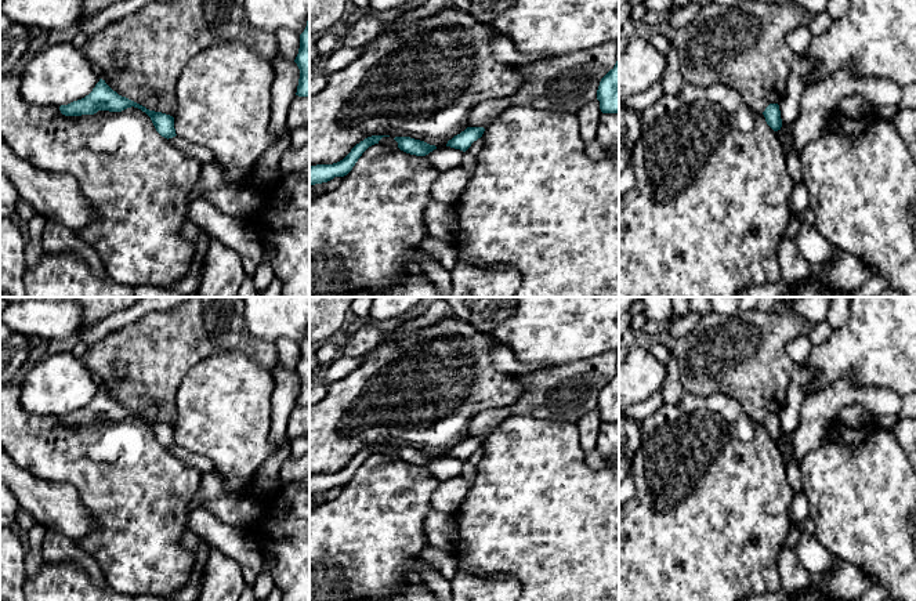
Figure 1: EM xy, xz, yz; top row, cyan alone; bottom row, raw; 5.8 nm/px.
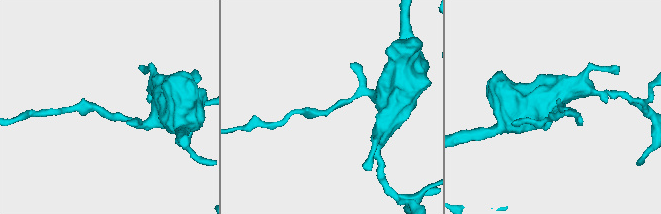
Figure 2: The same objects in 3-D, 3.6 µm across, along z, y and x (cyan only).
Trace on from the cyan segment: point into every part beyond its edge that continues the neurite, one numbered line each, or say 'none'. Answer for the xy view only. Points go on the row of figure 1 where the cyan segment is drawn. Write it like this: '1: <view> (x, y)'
none

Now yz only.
none

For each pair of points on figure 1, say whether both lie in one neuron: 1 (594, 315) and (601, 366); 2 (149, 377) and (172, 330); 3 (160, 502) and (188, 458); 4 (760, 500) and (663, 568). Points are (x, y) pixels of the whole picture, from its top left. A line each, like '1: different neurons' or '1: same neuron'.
1: different neurons
2: same neuron
3: different neurons
4: same neuron

